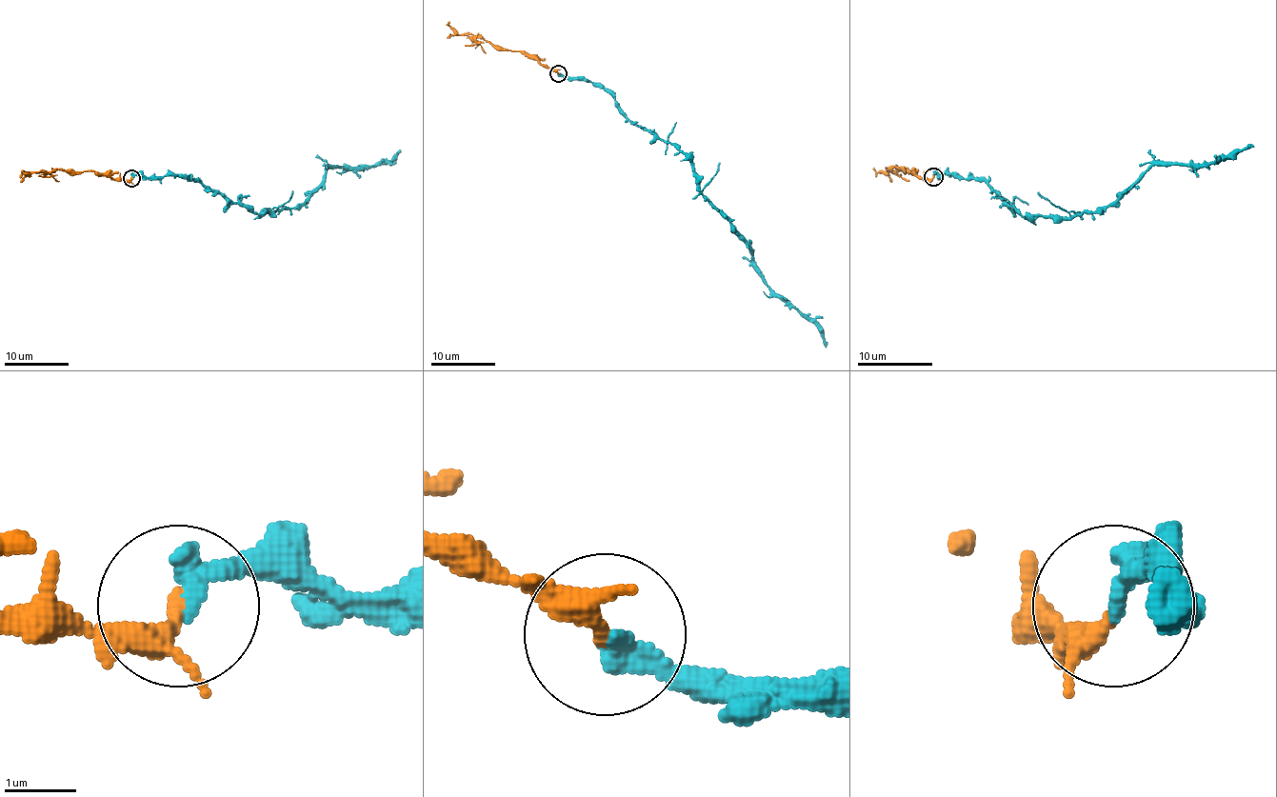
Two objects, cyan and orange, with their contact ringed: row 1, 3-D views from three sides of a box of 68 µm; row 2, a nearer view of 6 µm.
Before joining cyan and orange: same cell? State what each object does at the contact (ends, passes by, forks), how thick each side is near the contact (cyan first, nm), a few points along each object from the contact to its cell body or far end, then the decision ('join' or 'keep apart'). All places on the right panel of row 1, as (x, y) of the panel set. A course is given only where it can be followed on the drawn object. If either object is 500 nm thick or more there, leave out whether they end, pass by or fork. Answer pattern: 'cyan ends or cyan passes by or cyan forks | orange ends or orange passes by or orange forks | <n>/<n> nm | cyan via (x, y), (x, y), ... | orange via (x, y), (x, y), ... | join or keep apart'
cyan ends | orange passes by | 360/240 nm | cyan via (933, 176), (981, 178), (1029, 218), (1068, 218), (1114, 205), (1153, 165), (1208, 165), (1253, 145) | orange via (933, 176), (920, 178), (907, 169), (894, 167), (877, 172), (873, 167) | join

